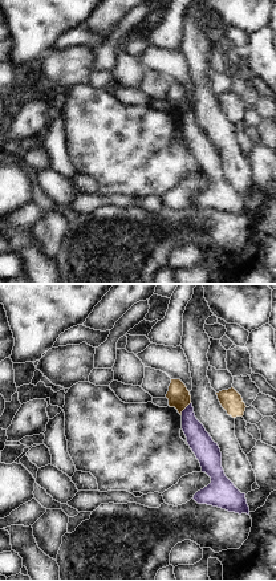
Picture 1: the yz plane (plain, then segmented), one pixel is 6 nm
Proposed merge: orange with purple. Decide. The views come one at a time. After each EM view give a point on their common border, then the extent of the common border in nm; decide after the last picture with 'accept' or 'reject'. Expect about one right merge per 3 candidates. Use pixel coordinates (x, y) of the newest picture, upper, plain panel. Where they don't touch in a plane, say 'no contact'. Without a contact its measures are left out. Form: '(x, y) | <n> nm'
(185, 110) | 100 nm

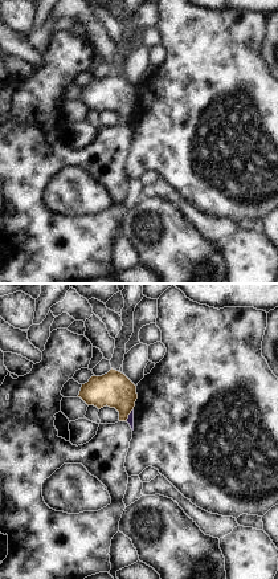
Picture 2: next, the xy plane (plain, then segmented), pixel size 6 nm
(129, 117) | 90 nm

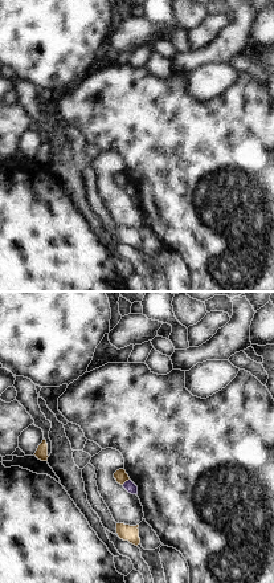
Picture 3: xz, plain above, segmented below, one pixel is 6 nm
(125, 184) | 60 nm

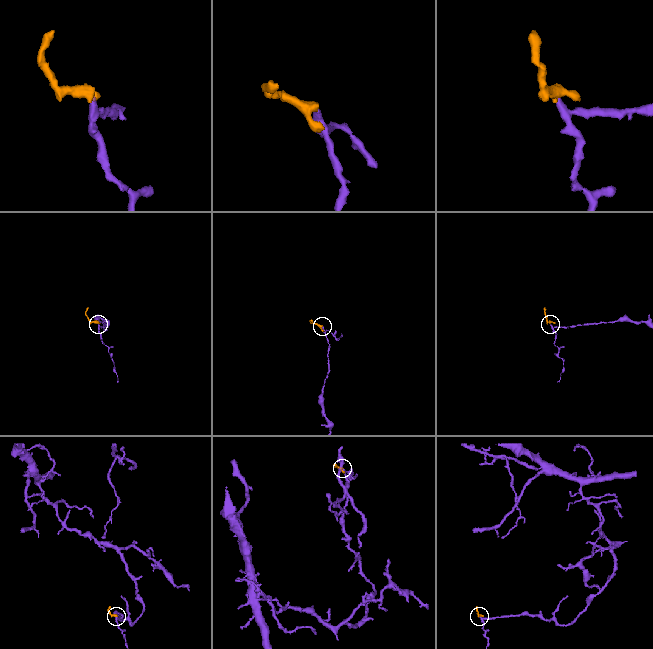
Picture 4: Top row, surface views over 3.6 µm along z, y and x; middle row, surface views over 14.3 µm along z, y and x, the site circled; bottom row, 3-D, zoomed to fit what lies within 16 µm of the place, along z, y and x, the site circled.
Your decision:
reject

